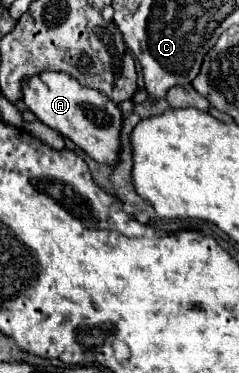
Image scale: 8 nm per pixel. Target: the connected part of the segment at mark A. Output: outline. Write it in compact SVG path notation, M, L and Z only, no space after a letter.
M42 72L24 80L22 102L42 124L60 132L64 138L70 138L96 162L116 164L120 148L118 136L122 128L122 112L112 100L108 100L108 96L100 94L94 88L78 84L74 78L62 72Z

